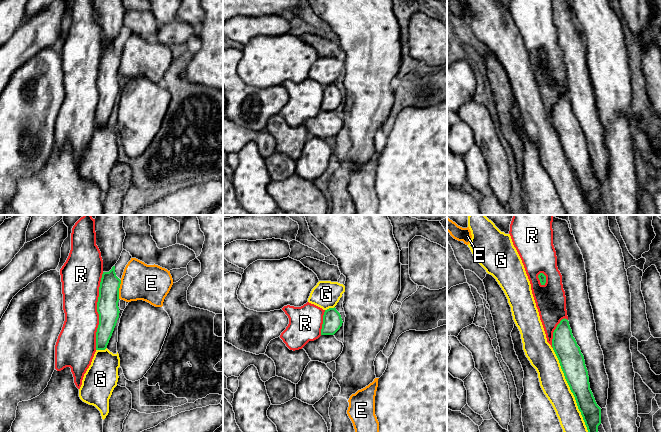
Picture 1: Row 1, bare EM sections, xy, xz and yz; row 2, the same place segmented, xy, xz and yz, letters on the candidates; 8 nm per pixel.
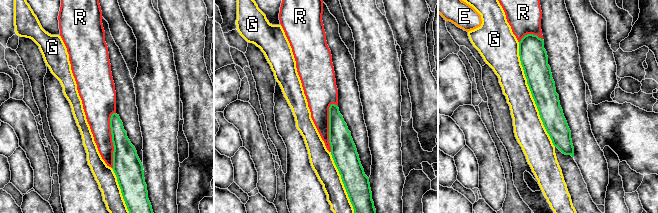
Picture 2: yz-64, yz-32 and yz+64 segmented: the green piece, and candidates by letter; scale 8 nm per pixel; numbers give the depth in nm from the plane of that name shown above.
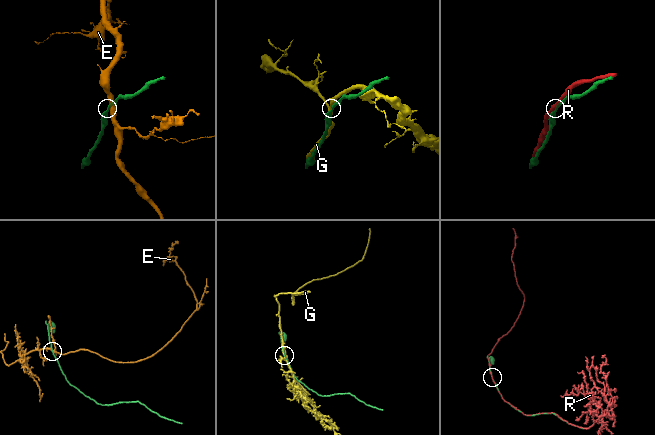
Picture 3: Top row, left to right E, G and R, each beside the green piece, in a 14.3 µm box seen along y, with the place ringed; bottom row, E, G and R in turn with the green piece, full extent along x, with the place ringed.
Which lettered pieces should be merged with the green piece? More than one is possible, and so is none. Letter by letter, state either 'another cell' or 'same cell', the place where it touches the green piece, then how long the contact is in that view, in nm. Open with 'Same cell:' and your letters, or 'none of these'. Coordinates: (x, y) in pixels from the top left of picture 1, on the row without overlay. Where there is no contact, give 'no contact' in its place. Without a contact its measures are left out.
Same cell: R
E: another cell | xy (118, 65) | 150 nm
G: another cell | yz (571, 167) | 750 nm
R: same cell | xy (97, 87) | 650 nm

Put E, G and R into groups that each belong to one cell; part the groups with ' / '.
E / G / R

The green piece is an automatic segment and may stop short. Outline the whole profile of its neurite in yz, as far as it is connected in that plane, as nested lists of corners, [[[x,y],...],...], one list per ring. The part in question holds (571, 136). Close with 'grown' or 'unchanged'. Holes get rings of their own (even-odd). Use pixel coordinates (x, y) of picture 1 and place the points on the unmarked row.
[[[565,94],[560,97],[553,108],[552,123],[559,136],[570,166],[575,173],[578,185],[581,188],[589,211],[594,215],[600,215],[598,202],[601,200],[601,184],[597,181],[590,165],[589,152],[584,132],[581,129],[580,123],[577,121],[575,114],[573,113],[569,97]]]; unchanged

